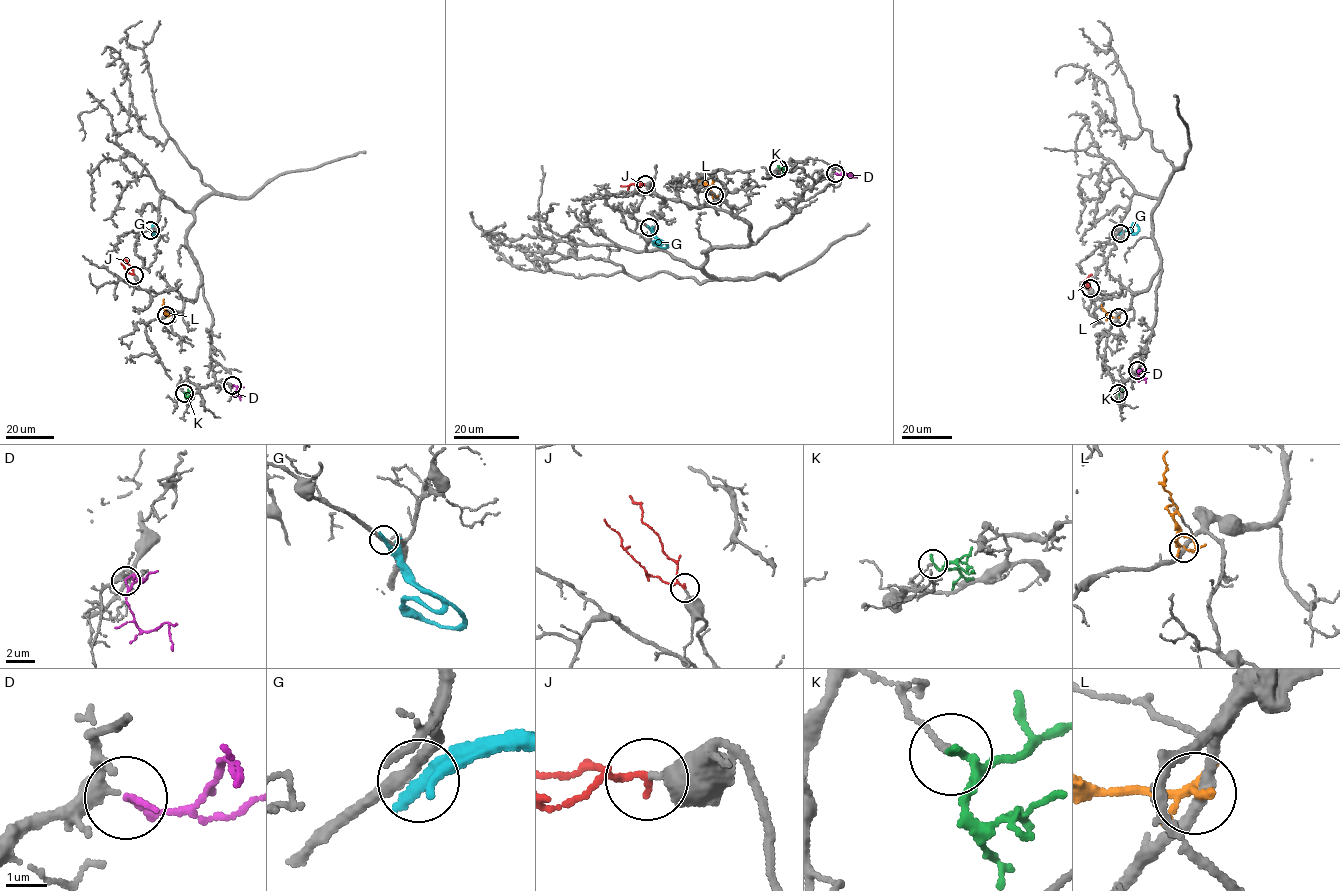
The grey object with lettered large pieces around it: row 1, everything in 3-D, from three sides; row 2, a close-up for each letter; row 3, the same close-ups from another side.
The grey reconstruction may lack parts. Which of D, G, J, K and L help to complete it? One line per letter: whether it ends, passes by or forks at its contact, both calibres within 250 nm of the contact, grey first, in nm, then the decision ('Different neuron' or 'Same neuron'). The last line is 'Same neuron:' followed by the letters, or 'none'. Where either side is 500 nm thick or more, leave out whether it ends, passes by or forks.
D: It ends there. Thickness 280 nm (grey) against 160 nm. Same neuron
G: It ends there. Thickness 260 nm (grey) against 320 nm. Different neuron
J: It passes by. Thickness 360 nm (grey) against 110 nm. Same neuron
K: It ends there. Thickness 140 nm (grey) against 200 nm. Different neuron
L: It passes by. Thickness 280 nm (grey) against 180 nm. Different neuron
Same neuron: D, J

